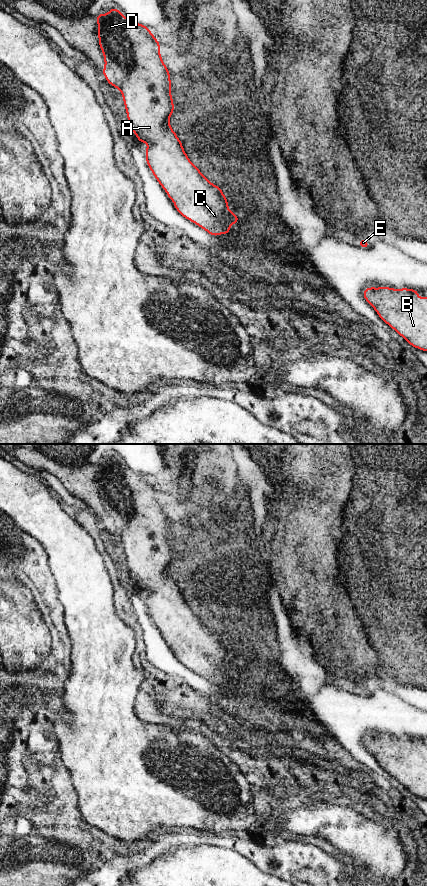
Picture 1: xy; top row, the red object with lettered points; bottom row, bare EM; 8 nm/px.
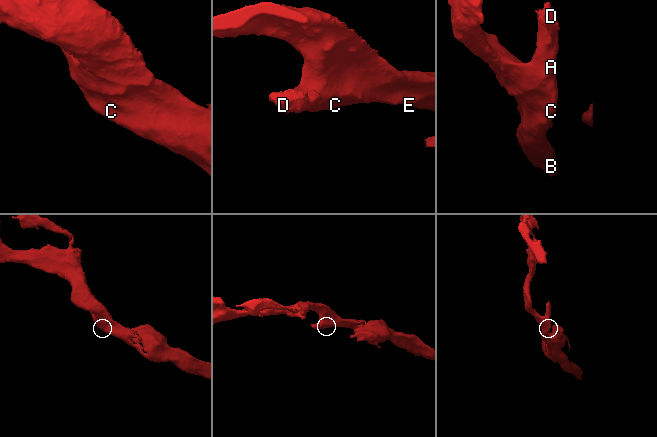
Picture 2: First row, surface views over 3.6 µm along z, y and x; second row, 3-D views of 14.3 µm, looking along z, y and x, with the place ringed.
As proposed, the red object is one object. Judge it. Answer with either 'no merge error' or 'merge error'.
no merge error

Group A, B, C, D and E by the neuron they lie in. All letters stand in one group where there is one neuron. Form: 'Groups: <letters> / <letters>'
Groups: A B C D E

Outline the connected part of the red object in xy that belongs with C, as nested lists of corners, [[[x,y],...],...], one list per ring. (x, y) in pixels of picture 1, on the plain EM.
[[[110,456],[108,462],[98,462],[96,468],[98,470],[99,493],[105,508],[105,515],[102,521],[110,533],[121,539],[131,578],[136,582],[138,589],[148,592],[146,610],[150,618],[166,639],[168,645],[174,650],[176,658],[183,665],[215,685],[219,682],[229,682],[229,675],[239,669],[238,664],[228,657],[228,649],[222,638],[208,629],[188,607],[181,589],[170,574],[168,567],[174,559],[171,545],[172,535],[169,518],[160,504],[159,490],[148,475],[137,472],[131,467],[128,468],[117,456]]]

